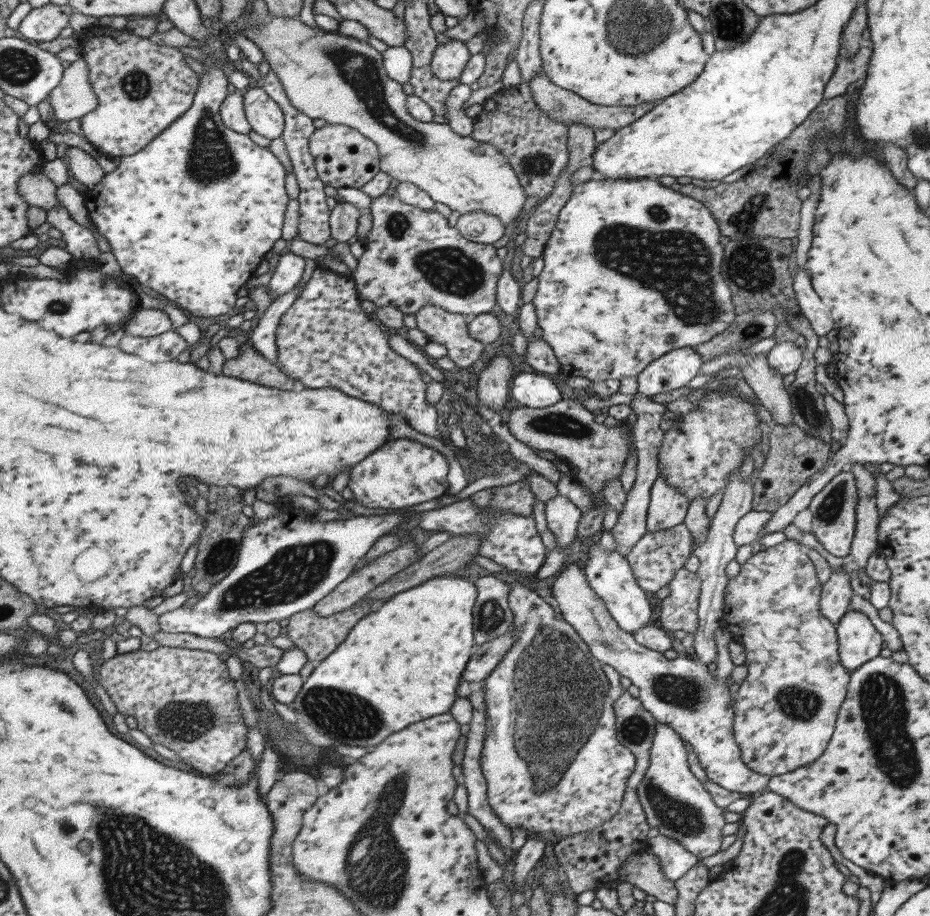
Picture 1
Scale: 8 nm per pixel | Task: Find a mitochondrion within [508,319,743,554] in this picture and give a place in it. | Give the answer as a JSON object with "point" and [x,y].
{"point":[563,425]}

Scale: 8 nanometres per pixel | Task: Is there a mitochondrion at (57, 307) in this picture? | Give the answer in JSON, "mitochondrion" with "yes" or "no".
{"mitochondrion":"yes"}

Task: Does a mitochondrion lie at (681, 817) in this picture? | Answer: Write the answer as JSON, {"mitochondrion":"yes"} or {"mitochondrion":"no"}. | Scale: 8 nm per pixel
{"mitochondrion":"yes"}

